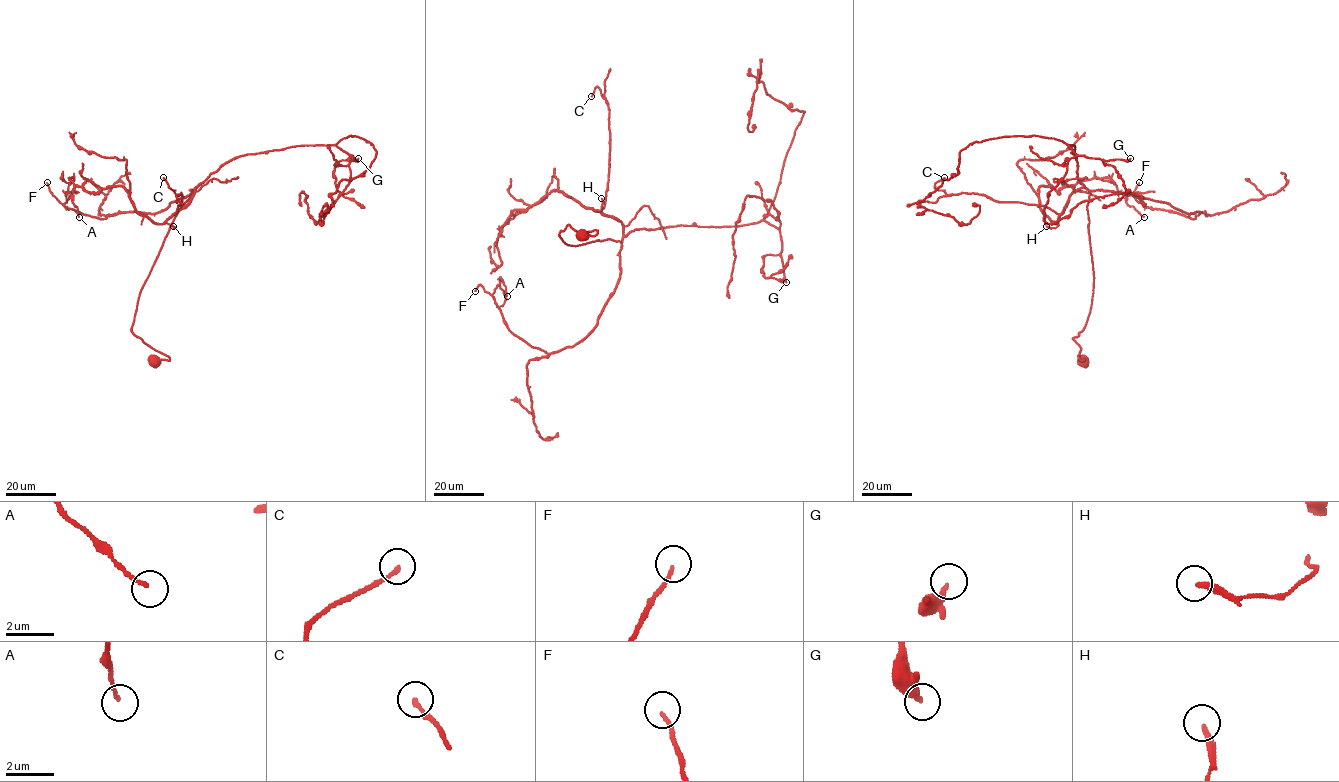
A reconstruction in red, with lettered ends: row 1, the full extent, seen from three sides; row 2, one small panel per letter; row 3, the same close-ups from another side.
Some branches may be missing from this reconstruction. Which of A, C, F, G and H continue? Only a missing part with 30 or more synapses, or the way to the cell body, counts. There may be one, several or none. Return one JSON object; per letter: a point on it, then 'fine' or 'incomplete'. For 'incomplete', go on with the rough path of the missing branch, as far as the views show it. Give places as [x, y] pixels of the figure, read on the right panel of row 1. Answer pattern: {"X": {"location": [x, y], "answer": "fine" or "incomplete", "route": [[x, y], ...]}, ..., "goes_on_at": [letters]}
{"A": {"location": [1144, 217], "answer": "fine"}, "C": {"location": [944, 177], "answer": "fine"}, "F": {"location": [1139, 182], "answer": "fine"}, "G": {"location": [1130, 158], "answer": "incomplete"}, "H": {"location": [1046, 226], "answer": "fine"}, "goes_on_at": ["G"]}

